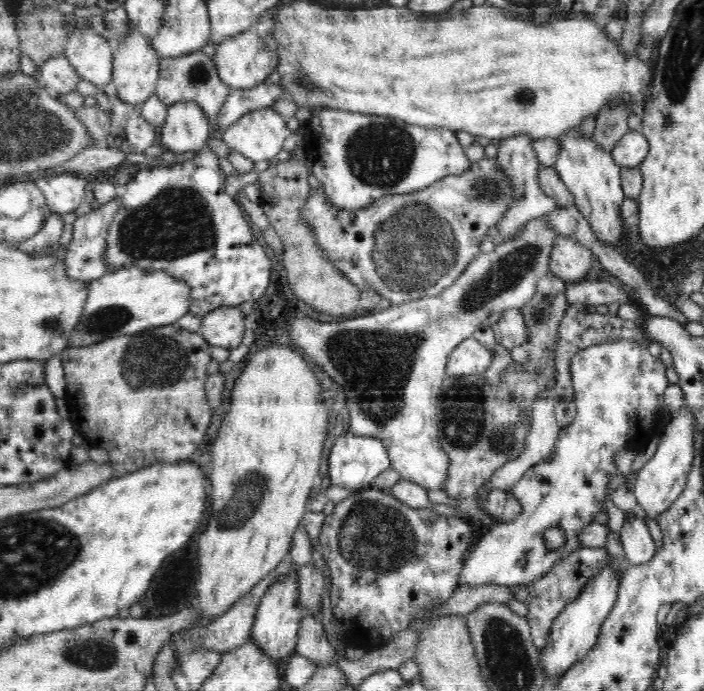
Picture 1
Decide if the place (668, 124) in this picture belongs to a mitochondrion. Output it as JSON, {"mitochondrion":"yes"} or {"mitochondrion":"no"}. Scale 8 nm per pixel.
{"mitochondrion":"yes"}

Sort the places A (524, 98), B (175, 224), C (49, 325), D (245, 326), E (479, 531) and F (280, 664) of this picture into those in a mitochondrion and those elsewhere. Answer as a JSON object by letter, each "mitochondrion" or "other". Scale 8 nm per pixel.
{"A":"mitochondrion","B":"mitochondrion","C":"mitochondrion","D":"other","E":"other","F":"other"}

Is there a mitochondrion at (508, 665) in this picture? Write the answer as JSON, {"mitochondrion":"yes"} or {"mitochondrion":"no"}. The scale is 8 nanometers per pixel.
{"mitochondrion":"yes"}

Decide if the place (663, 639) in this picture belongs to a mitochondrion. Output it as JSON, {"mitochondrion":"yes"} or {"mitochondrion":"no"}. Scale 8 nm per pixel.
{"mitochondrion":"no"}

